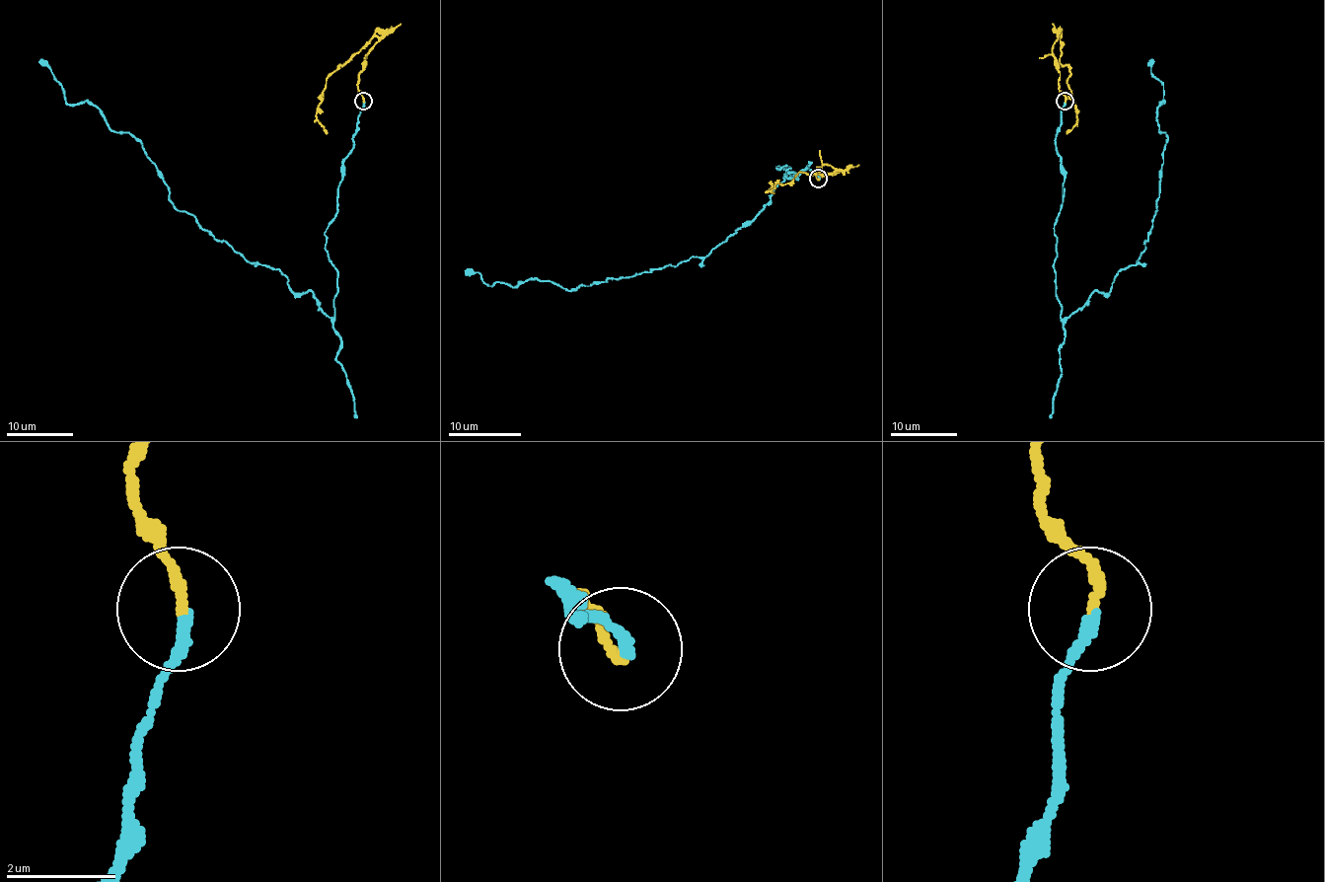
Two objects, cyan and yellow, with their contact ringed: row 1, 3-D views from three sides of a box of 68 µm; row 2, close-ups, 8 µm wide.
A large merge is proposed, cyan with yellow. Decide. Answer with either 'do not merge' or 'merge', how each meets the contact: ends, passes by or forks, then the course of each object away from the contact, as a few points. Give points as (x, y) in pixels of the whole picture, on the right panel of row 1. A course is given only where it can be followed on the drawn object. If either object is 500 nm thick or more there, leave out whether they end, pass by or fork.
do not merge | cyan ends | yellow ends | cyan via (1065, 103), (1055, 234), (1067, 318), (1145, 249), (1167, 135), (1148, 61) | yellow via (1065, 101), (1053, 52), (1060, 36), (1060, 61), (1070, 73), (1067, 78), (1077, 120), (1066, 134)

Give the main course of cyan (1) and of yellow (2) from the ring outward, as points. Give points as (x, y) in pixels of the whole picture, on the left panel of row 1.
1: (363, 103), (324, 234), (331, 318), (178, 210), (143, 145), (66, 103), (38, 61)
2: (363, 101), (357, 89), (358, 73), (367, 52), (378, 39), (375, 36), (327, 78), (317, 120), (327, 134)

